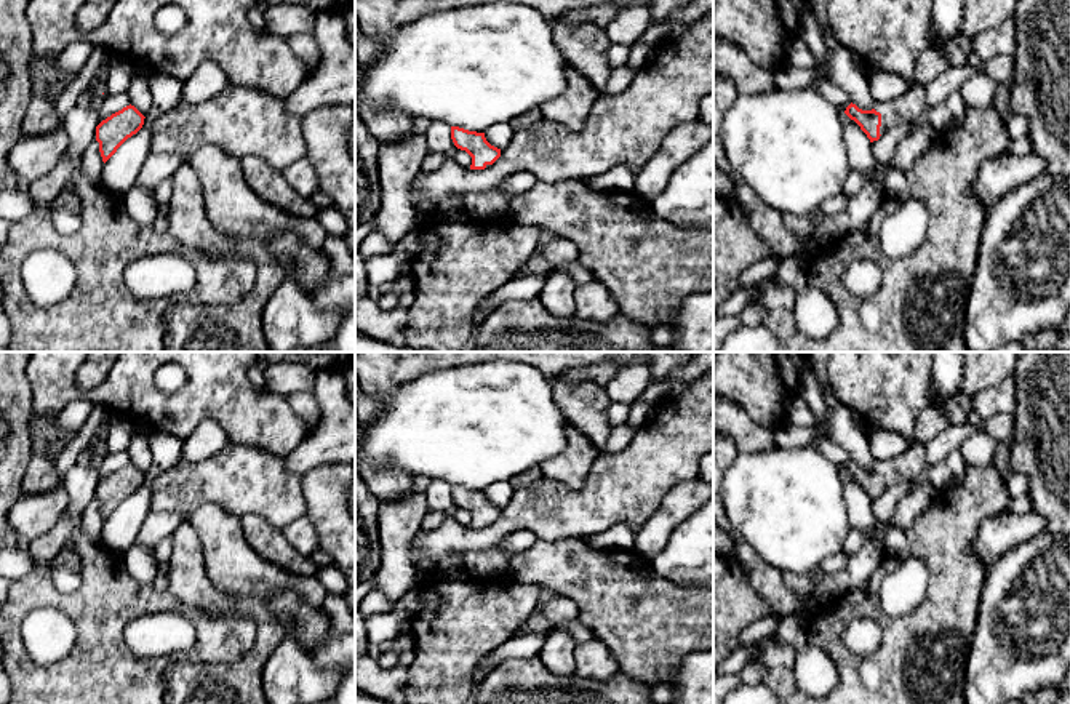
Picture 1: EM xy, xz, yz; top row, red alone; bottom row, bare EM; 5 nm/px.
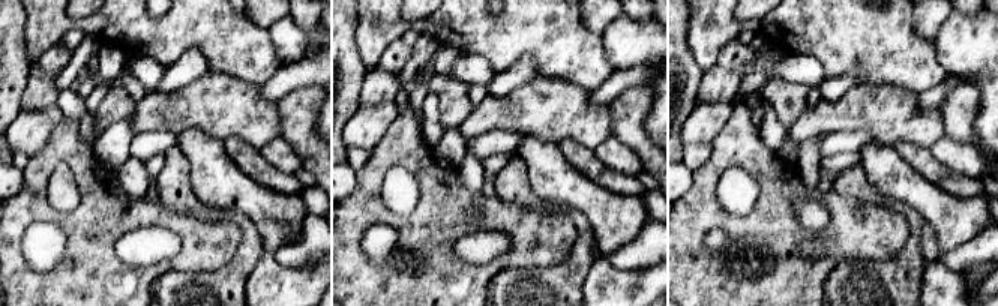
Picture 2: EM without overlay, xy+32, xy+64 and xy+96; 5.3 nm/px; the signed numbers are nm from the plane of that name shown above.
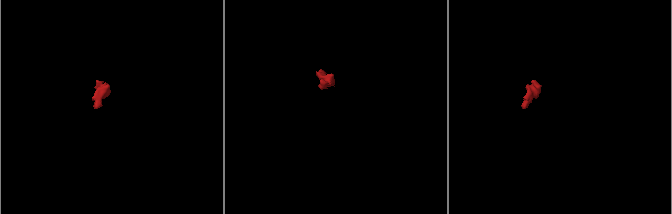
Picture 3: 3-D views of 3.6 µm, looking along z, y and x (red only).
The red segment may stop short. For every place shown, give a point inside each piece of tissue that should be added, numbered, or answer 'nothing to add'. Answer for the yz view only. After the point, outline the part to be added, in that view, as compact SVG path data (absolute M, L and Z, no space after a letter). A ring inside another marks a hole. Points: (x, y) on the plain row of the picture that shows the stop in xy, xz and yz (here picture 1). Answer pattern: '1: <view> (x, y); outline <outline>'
1: yz (907, 466); outline M916 440L899 456L875 459L873 467L881 472L880 493L899 482L910 482L920 477L926 466L926 445Z

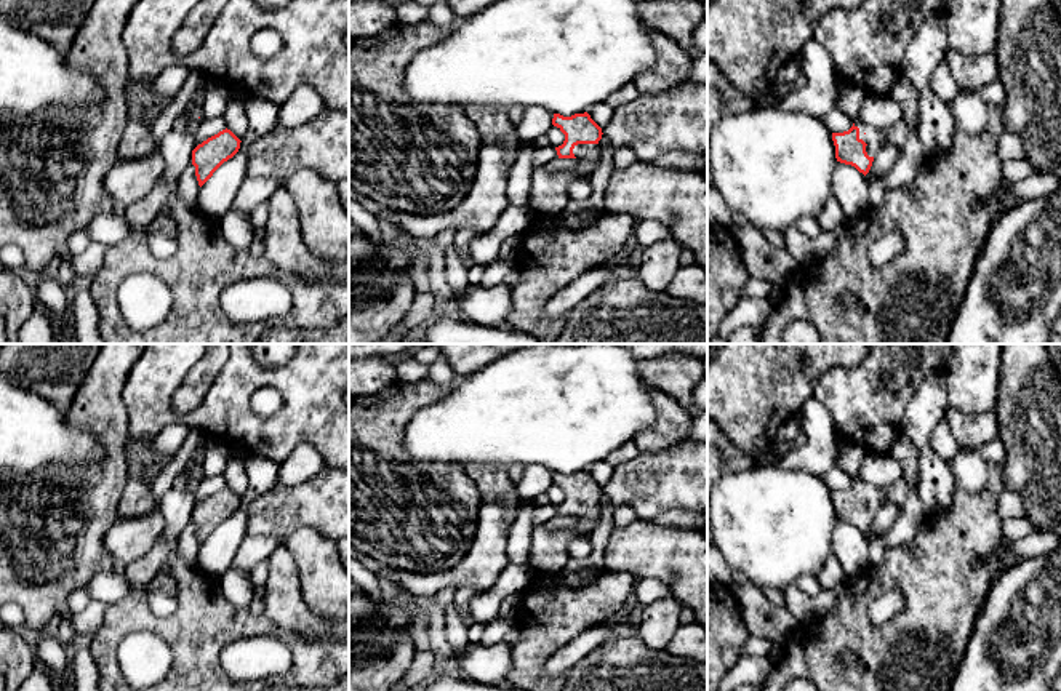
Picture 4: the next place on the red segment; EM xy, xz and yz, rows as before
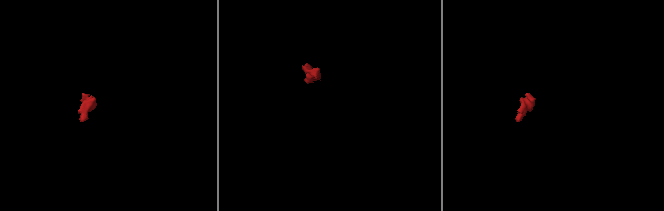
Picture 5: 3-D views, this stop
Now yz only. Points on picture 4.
1: yz (896, 493); outline M861 478L853 480L855 485L859 486L859 497L863 497L866 504L866 510L869 515L874 515L883 502L896 504L898 507L903 507L909 496L909 486L911 483L906 478L901 478L888 486L875 486L872 483L867 483Z

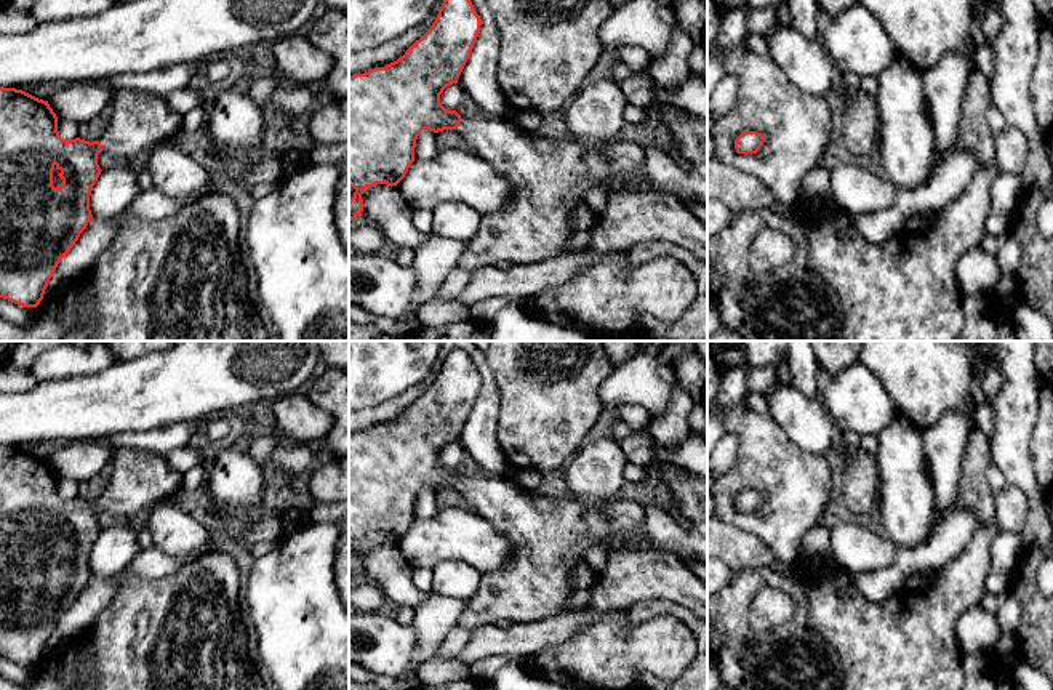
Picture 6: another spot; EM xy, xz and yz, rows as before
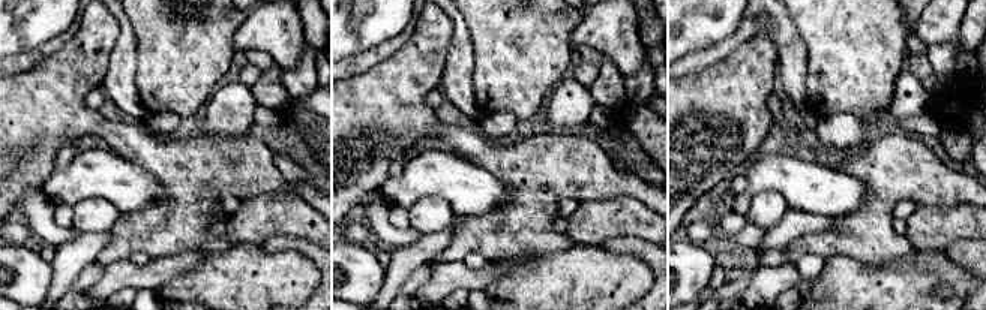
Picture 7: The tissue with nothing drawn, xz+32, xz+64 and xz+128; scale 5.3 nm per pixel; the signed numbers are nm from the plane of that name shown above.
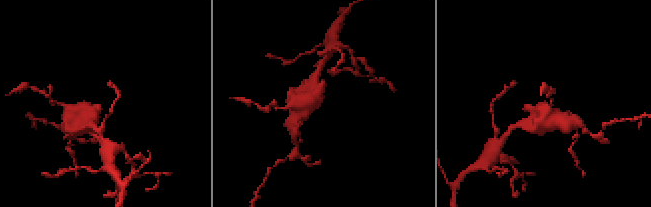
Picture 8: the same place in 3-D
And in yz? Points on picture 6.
nothing to add

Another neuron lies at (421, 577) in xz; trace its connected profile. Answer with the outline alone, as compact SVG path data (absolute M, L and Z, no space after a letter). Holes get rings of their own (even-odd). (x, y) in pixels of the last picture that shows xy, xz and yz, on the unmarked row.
M413 568L413 583L424 594L430 592L432 591L432 570Z

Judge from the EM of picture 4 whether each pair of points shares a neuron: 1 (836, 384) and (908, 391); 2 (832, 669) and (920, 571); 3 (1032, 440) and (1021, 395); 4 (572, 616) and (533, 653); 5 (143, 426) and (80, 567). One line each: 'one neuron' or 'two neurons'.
1: one neuron
2: one neuron
3: one neuron
4: one neuron
5: two neurons

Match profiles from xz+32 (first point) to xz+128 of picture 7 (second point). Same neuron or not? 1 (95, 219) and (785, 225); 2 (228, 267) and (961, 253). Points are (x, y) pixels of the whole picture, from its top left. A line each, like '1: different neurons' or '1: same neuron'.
1: different neurons
2: different neurons

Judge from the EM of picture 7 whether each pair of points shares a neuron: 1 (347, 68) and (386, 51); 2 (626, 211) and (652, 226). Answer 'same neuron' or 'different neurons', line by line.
1: same neuron
2: same neuron

